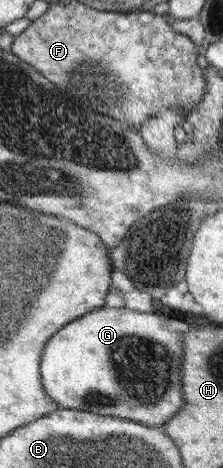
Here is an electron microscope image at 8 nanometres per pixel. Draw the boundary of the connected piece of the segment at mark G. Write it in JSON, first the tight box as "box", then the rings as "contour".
{"box":[40,306,183,428],"contour":[[[101,306],[65,324],[63,328],[48,339],[43,351],[40,353],[40,380],[43,382],[44,392],[48,400],[56,403],[59,408],[86,411],[87,413],[111,417],[121,417],[129,421],[135,421],[141,425],[149,426],[149,428],[158,428],[181,407],[183,401],[180,384],[181,350],[180,333],[166,330],[165,325],[161,325],[158,315],[140,313],[123,306],[120,308]]]}

